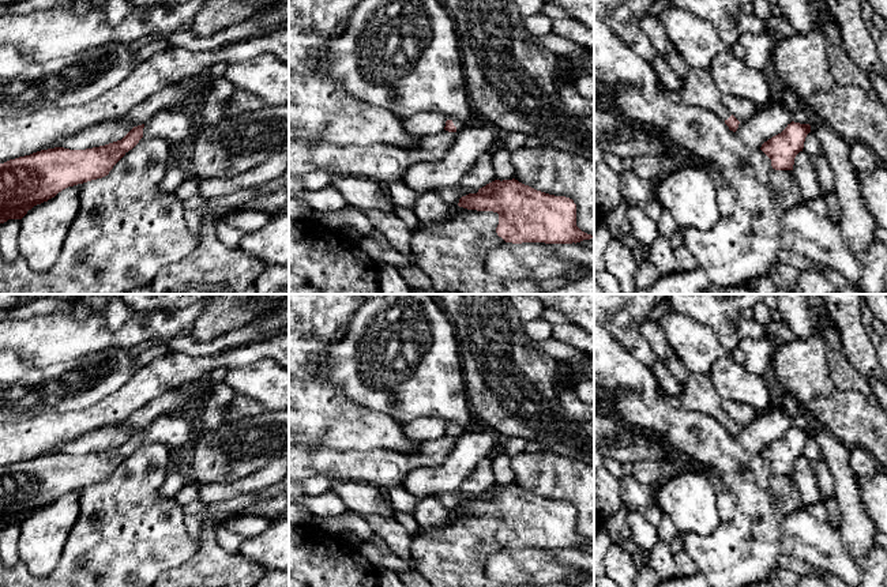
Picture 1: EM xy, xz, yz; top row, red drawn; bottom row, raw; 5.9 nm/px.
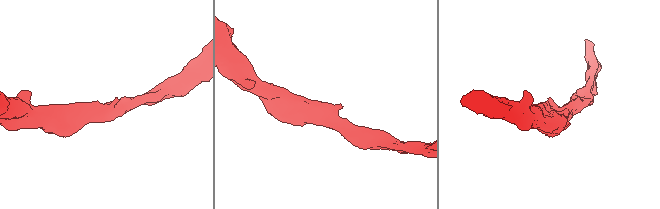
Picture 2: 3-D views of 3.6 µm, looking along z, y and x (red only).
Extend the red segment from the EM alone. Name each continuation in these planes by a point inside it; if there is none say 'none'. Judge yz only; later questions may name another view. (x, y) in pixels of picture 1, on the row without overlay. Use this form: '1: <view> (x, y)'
1: yz (701, 395)

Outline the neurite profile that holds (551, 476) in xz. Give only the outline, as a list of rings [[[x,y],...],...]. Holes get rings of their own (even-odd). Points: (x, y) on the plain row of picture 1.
[[[525,451],[511,459],[511,466],[516,475],[515,485],[519,488],[549,500],[572,504],[576,509],[576,531],[594,541],[594,464],[548,451],[535,454]]]

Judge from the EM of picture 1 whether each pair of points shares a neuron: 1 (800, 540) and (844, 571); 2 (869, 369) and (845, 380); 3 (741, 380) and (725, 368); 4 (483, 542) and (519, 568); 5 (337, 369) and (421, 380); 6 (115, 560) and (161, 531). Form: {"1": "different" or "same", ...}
{"1": "same", "2": "different", "3": "same", "4": "different", "5": "same", "6": "same"}

